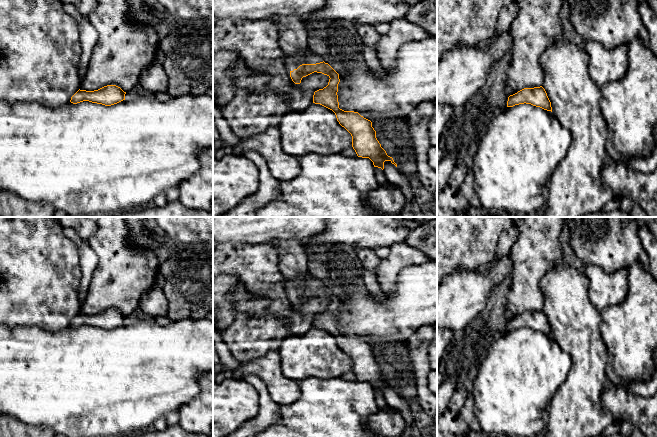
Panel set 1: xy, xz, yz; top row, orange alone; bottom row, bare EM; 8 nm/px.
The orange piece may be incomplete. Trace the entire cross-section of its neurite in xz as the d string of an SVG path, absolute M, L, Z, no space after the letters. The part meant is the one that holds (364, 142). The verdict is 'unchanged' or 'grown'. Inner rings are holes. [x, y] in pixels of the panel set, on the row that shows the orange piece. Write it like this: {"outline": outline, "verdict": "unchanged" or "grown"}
{"outline": "M310 51L305 54L285 56L285 66L290 71L290 77L295 84L300 84L303 77L314 72L327 75L330 78L328 85L314 92L313 103L320 104L335 113L339 124L351 134L352 147L358 157L369 158L374 167L382 170L385 161L390 161L397 167L393 158L387 155L377 140L372 122L358 112L339 108L337 95L339 74L325 63L320 55Z", "verdict": "grown"}

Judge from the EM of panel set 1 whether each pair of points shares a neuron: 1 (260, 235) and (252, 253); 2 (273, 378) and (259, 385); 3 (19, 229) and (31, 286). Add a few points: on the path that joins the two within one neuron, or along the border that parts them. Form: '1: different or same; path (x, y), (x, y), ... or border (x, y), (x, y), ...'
1: different; border (233, 241), (249, 244), (269, 242)
2: different; border (241, 379), (256, 375), (276, 403)
3: same; path (19, 243), (19, 267), (24, 272)

